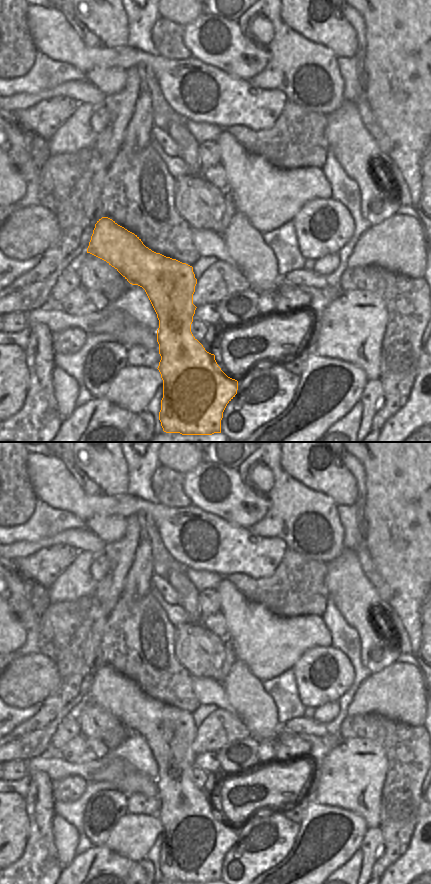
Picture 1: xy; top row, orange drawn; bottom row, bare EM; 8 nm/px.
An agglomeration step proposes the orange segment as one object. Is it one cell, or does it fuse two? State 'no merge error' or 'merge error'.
no merge error

